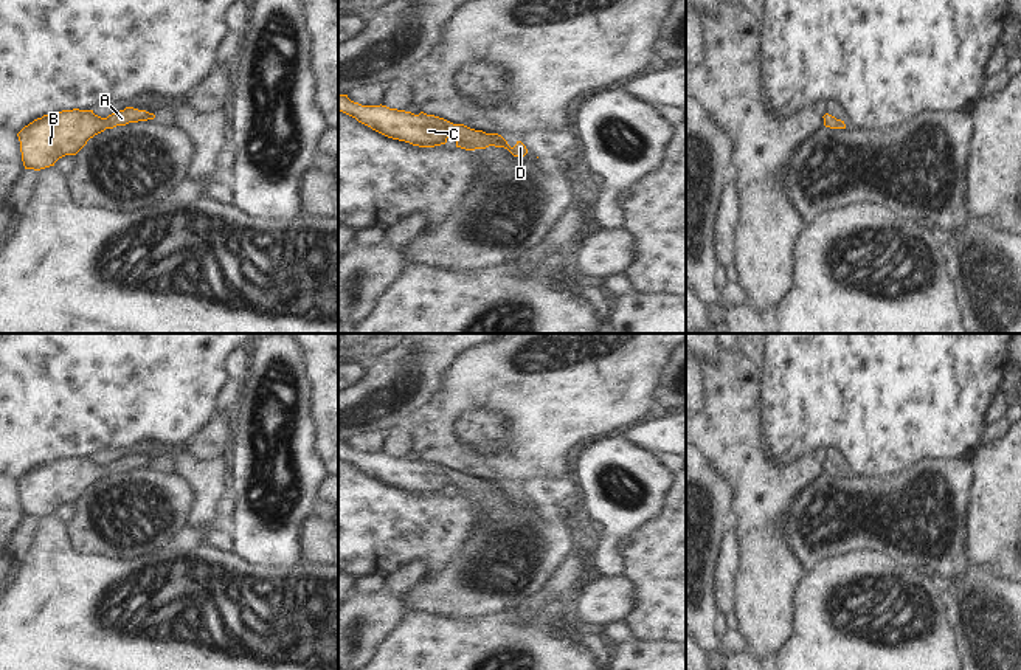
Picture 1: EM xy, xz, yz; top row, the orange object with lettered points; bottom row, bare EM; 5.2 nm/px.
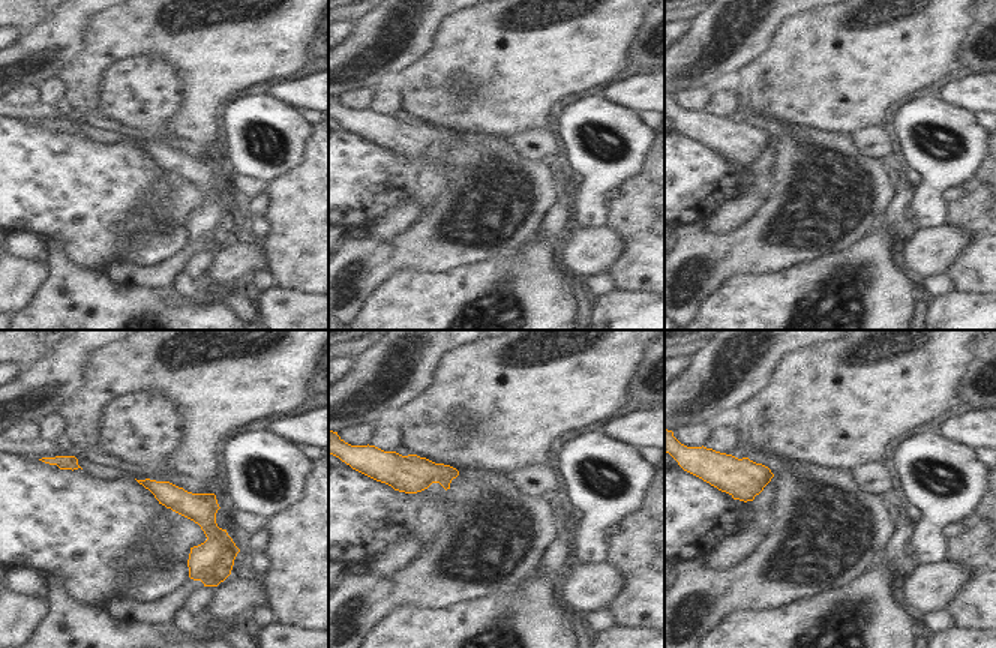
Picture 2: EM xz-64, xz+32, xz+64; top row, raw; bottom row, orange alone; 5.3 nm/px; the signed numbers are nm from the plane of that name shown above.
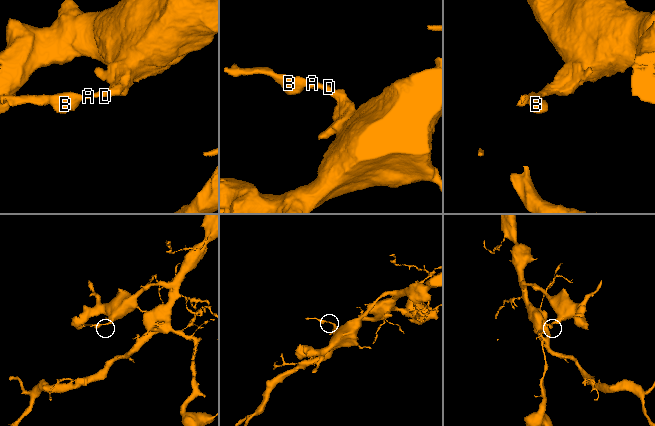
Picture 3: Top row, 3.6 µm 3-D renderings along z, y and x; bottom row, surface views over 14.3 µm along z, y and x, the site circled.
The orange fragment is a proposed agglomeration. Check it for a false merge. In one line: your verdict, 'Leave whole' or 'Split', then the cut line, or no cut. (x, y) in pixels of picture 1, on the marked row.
Leave whole. No split.

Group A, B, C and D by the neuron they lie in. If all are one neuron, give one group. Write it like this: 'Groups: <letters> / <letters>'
Groups: A B C D.

